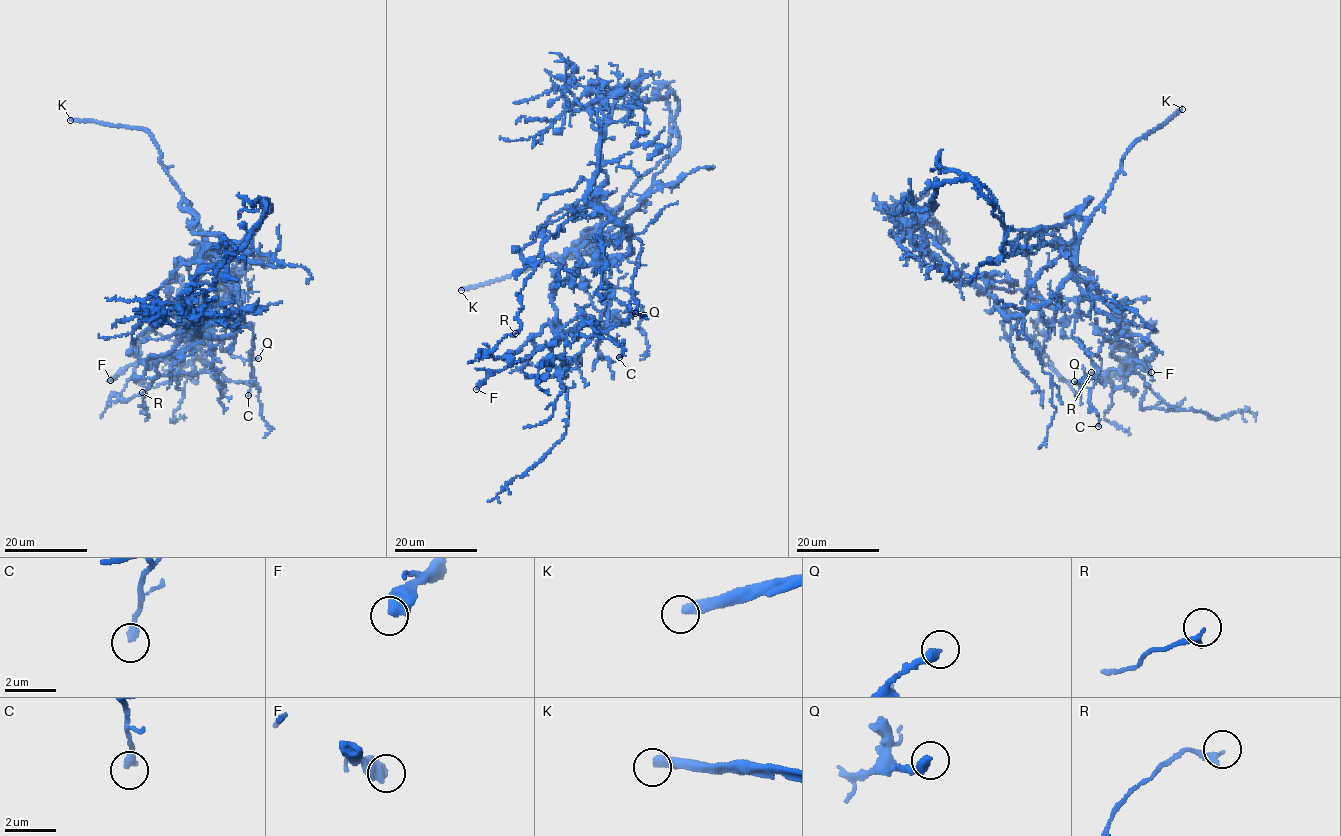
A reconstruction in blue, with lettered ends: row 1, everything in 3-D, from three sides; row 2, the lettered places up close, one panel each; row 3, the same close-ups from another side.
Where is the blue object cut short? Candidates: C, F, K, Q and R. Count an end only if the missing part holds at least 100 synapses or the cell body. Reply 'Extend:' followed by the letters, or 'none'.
Extend: K

